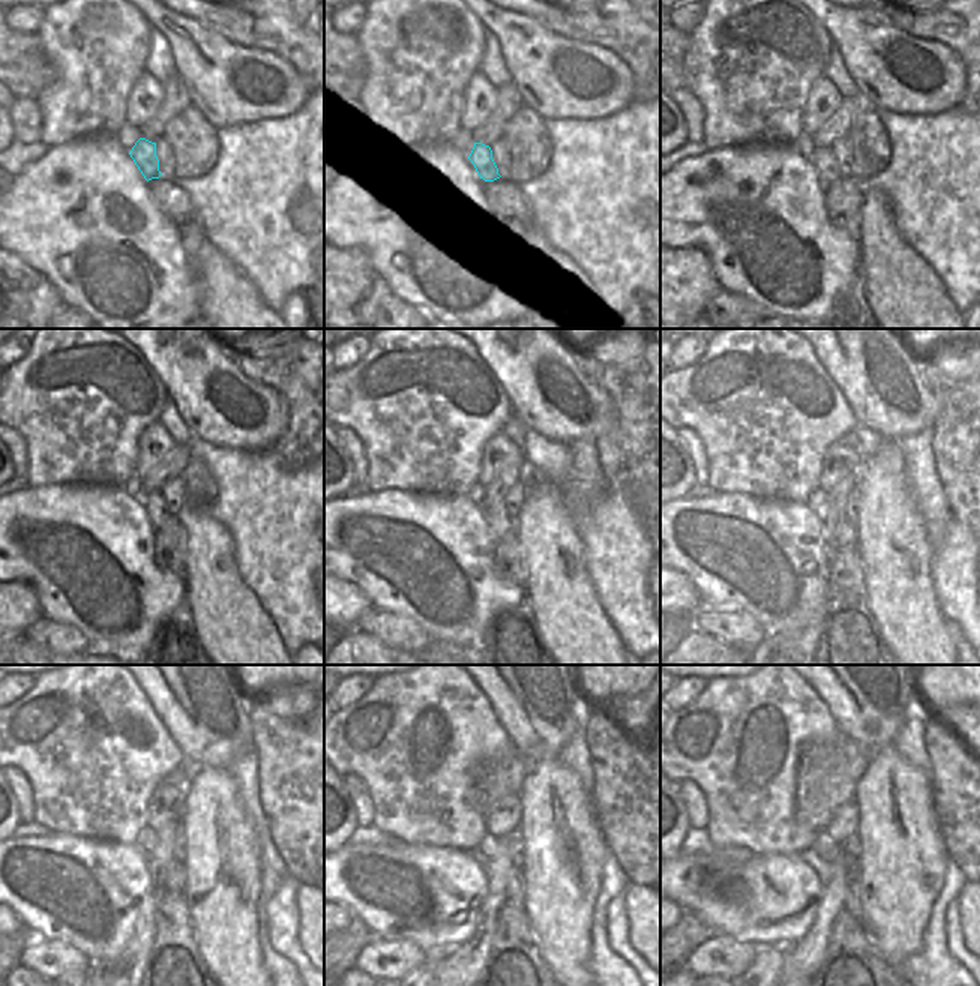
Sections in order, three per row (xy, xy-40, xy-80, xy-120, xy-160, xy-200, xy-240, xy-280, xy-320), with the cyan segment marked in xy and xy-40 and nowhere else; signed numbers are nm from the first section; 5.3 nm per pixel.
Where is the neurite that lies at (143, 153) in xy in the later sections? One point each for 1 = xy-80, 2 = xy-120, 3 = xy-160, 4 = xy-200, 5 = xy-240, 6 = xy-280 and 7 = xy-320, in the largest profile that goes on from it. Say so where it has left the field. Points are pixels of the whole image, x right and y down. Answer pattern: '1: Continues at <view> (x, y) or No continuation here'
1: Continues at xy-80 (823, 159)
2: Continues at xy-120 (153, 502)
3: Continues at xy-160 (497, 517)
4: Continues at xy-200 (847, 538)
5: Continues at xy-240 (176, 875)
6: Continues at xy-280 (515, 878)
7: Continues at xy-320 (851, 904)

